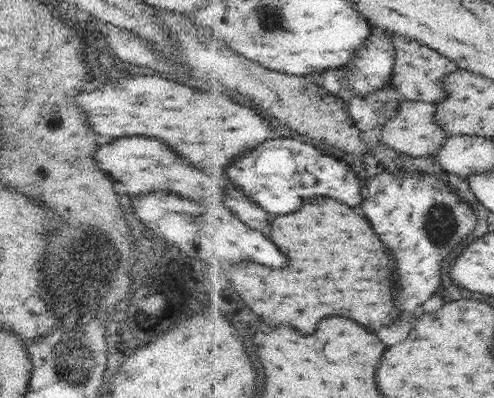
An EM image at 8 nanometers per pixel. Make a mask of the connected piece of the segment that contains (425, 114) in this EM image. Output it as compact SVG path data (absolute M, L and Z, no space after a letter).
M406 99L400 103L396 117L386 118L388 123L380 127L382 133L380 140L400 153L404 152L413 157L435 156L442 145L451 135L438 124L438 105L426 101L413 101Z

